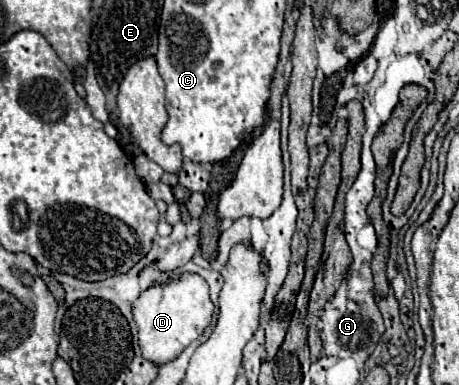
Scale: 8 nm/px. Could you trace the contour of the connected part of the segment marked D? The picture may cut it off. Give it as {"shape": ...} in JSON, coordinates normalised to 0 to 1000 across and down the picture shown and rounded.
{"shape":[[[405,706],[362,738],[331,738],[318,748],[292,784],[288,810],[305,857],[309,925],[349,951],[383,930],[414,888],[440,873],[444,852],[458,842],[466,790],[458,784],[449,727],[436,712]]]}

